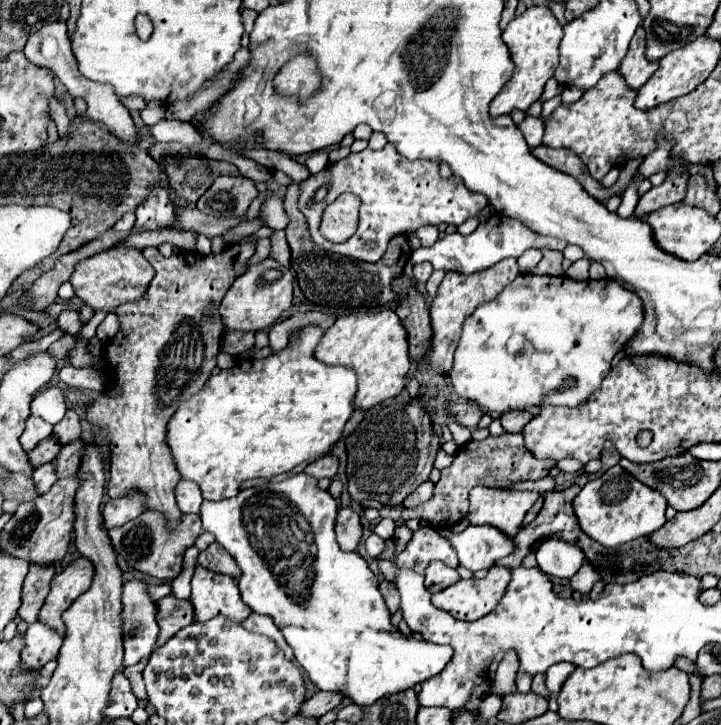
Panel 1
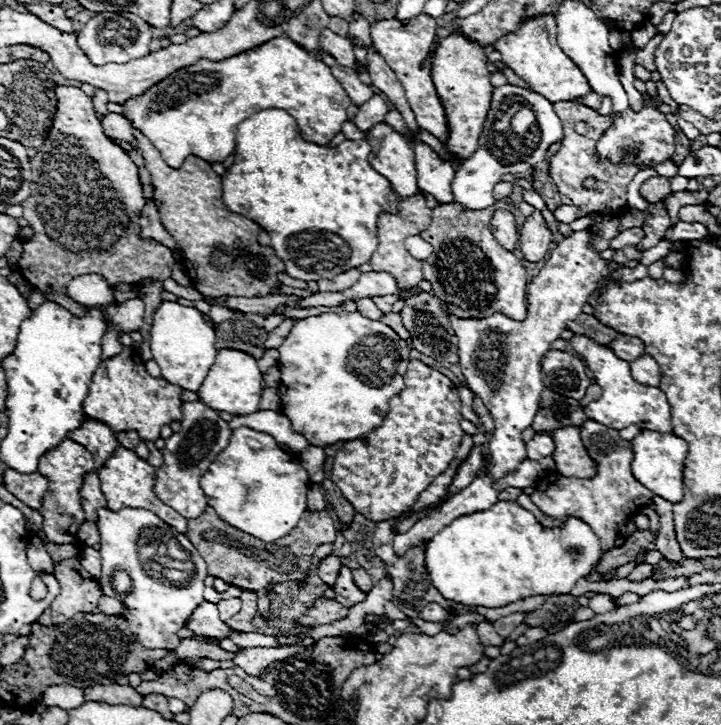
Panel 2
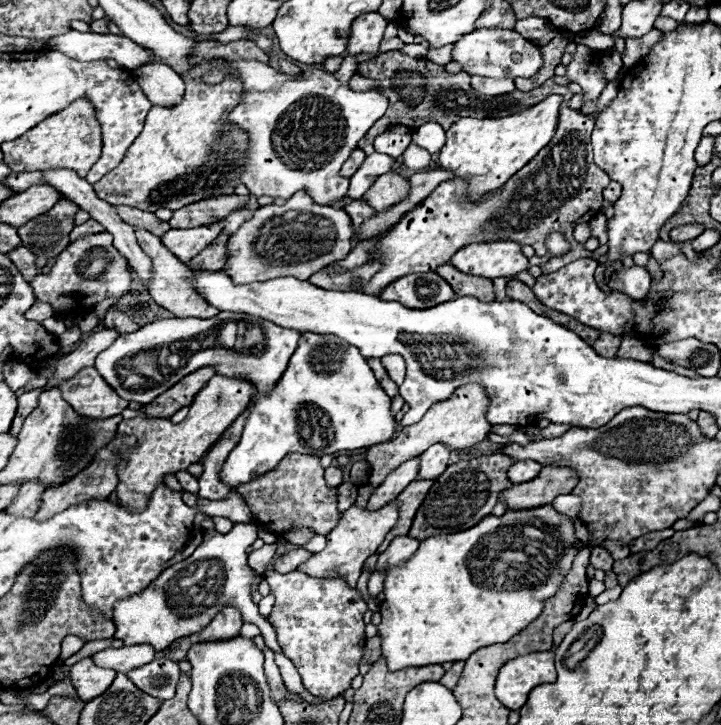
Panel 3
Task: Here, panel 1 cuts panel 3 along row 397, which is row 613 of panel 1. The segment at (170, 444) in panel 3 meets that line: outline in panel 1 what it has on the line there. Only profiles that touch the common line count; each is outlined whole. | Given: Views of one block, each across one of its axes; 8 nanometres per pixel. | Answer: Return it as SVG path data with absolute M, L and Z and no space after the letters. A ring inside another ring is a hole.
M196 566L192 576L192 604L198 622L212 620L218 614L232 622L242 622L252 612L252 608L240 600L232 576L216 574L202 566Z

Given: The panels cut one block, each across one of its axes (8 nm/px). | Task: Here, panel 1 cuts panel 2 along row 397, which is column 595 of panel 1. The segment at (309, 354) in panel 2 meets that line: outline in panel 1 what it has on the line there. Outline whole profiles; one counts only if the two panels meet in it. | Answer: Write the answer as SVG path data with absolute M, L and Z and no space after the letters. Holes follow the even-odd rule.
M518 274L514 282L510 282L494 300L484 302L476 308L472 316L464 322L462 338L458 342L456 354L454 354L454 366L450 370L450 382L456 390L456 394L468 402L476 402L484 412L508 412L508 410L526 410L526 408L540 408L540 406L566 406L566 408L580 408L596 390L600 390L602 380L612 370L612 358L626 346L626 342L636 336L644 322L644 304L638 298L636 292L620 286L614 280L602 278L602 280L572 280L568 276L534 276L534 274Z

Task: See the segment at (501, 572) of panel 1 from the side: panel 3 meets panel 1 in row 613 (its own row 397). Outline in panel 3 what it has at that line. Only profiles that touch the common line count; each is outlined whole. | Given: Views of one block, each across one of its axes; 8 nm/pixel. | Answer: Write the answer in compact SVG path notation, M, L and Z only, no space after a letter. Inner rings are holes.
M472 382L470 386L460 386L450 398L432 404L430 410L424 414L424 418L412 426L402 428L402 432L396 436L396 440L368 448L368 452L366 452L366 462L370 464L368 484L380 486L390 470L400 466L408 458L422 454L428 446L432 446L436 442L444 442L452 450L460 450L460 448L470 448L482 440L486 440L490 434L490 428L492 428L492 424L486 422L488 404L490 404L490 398L488 398L486 390L476 382Z

